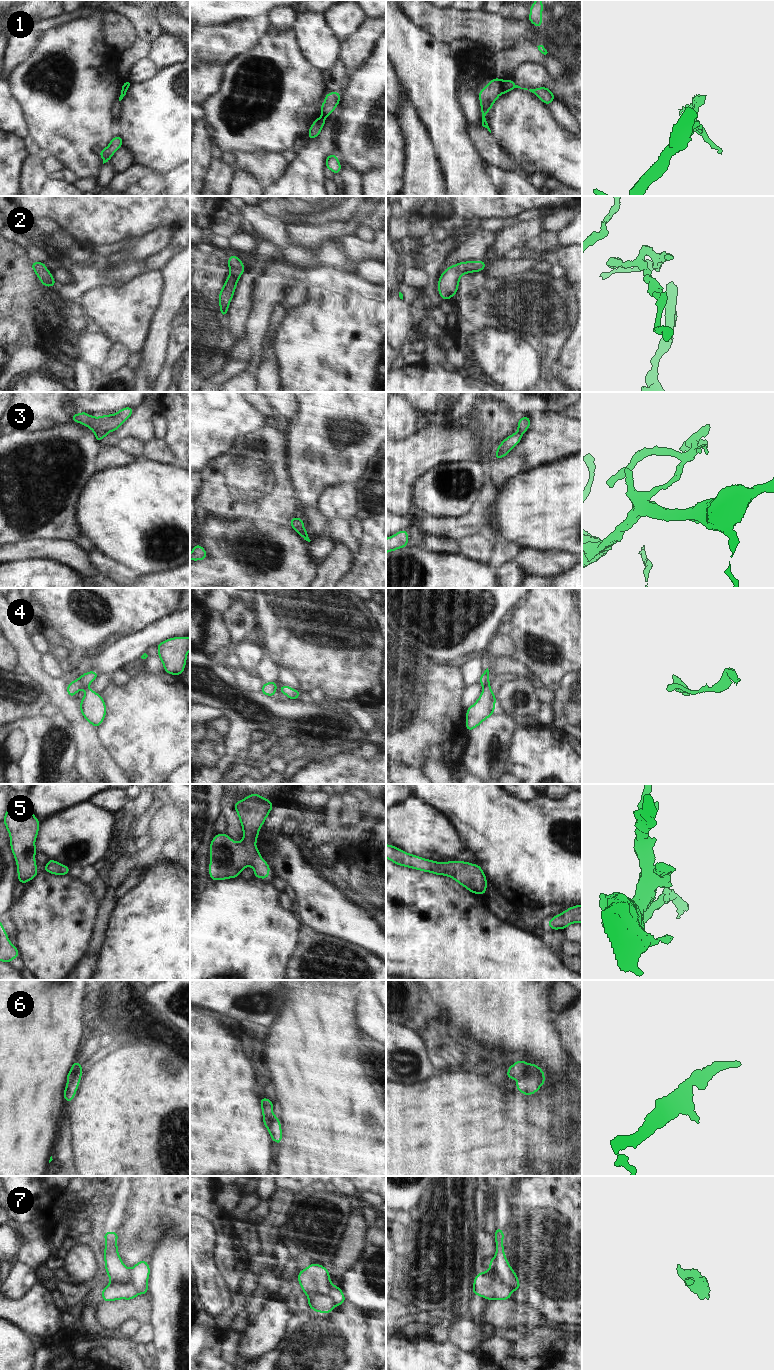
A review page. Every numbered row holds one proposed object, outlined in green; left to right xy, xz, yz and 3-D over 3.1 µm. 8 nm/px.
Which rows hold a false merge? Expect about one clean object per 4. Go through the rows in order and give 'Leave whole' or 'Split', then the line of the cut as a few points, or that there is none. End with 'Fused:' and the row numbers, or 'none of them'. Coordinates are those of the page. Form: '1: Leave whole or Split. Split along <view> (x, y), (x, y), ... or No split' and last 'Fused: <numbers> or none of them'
1: Split. Split along yz (503, 81), (501, 92)
2: Leave whole. No split
3: Split. Split along xy (107, 433), (95, 434)
4: Split. Split along yz (488, 683), (483, 688)
5: Leave whole. No split
6: Split. Split along yz (536, 1065), (530, 1065), (517, 1079)
7: Split. Split along xy (110, 1281), (117, 1283), (129, 1281), (138, 1293)
Fused: 1, 3, 4, 6, 7.

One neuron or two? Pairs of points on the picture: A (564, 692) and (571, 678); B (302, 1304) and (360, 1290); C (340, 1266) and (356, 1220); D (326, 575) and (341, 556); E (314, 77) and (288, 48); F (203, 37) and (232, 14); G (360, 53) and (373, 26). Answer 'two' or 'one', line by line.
A: one
B: two
C: one
D: one
E: one
F: two
G: one

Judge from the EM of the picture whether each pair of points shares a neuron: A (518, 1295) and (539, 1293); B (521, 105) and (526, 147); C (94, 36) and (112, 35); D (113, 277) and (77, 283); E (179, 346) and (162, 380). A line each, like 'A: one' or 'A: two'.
A: one
B: one
C: two
D: one
E: one

